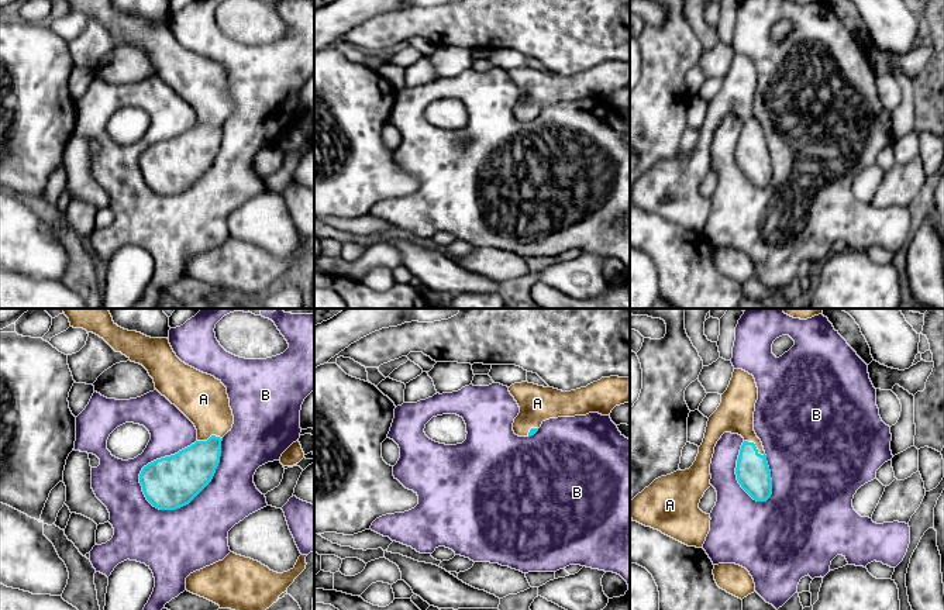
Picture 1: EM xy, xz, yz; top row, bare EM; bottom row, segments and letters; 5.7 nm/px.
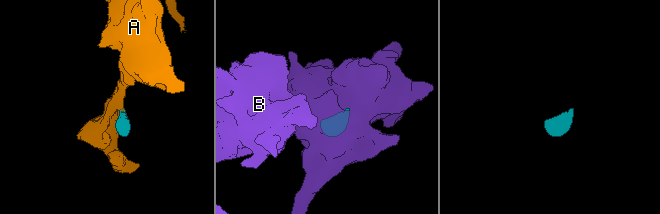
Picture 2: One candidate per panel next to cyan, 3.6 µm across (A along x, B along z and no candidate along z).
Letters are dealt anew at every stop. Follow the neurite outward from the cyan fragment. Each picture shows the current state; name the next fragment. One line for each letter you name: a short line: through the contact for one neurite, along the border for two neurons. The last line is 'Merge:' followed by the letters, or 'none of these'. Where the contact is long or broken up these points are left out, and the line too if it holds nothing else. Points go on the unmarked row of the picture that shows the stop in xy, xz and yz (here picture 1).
A: Line: yz (753, 157), (754, 130), (744, 110), (734, 99)
Merge: A

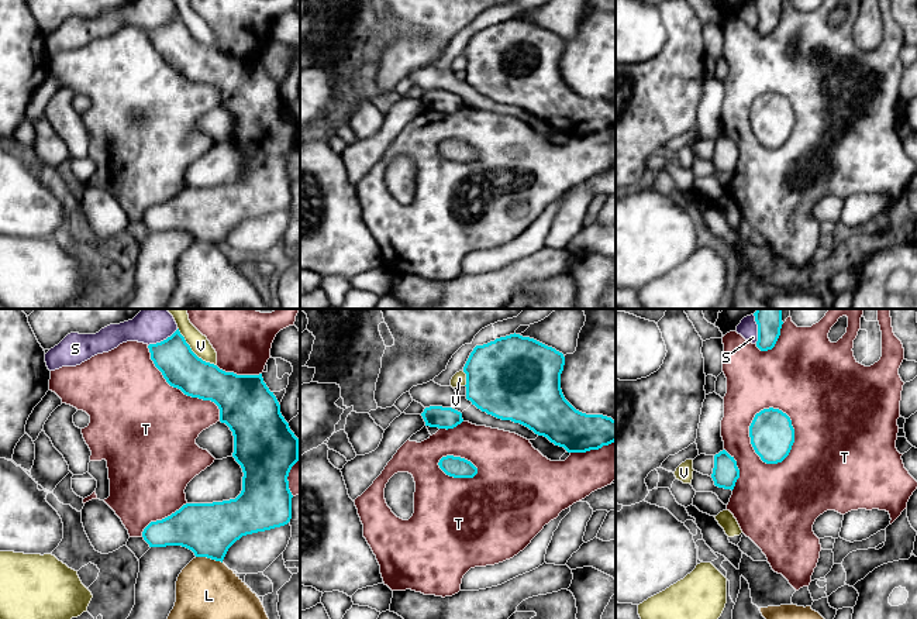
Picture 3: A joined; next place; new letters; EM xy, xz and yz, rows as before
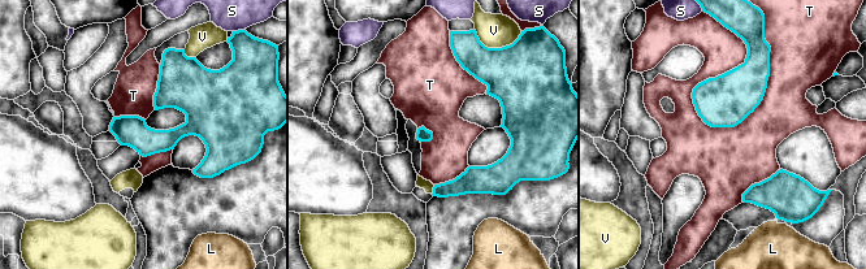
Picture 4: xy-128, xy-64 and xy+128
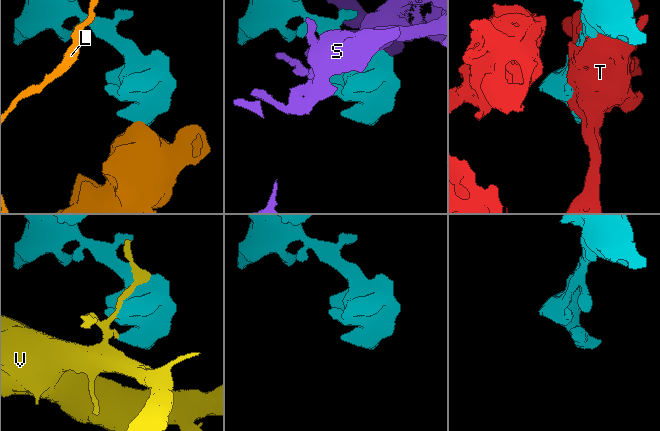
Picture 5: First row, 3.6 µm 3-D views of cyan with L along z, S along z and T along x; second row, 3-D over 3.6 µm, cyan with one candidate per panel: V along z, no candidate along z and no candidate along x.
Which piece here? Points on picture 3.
Merge: none of these

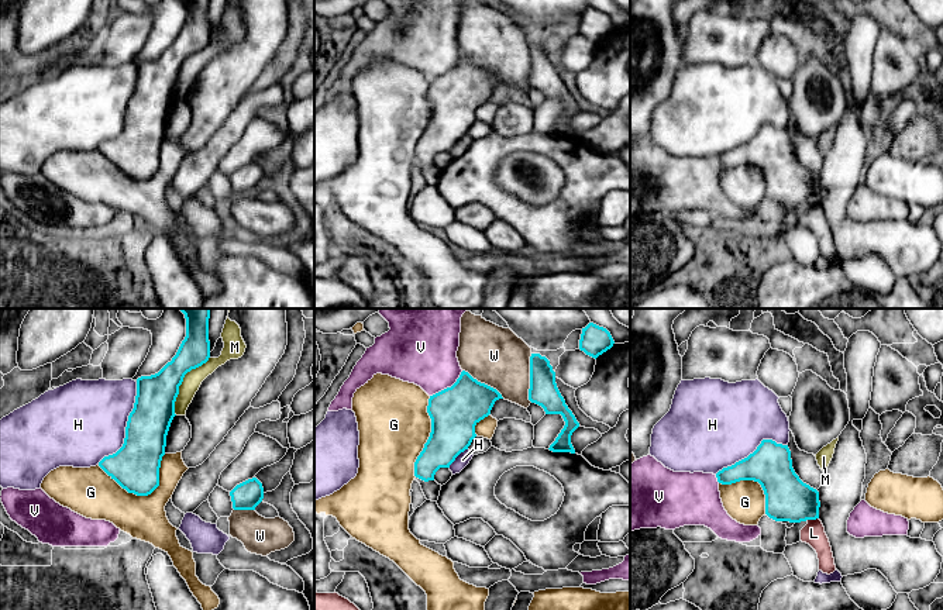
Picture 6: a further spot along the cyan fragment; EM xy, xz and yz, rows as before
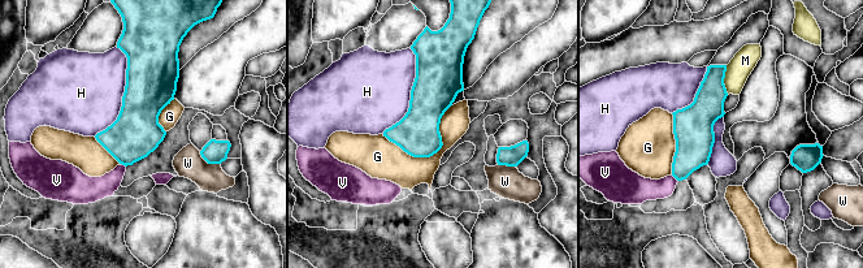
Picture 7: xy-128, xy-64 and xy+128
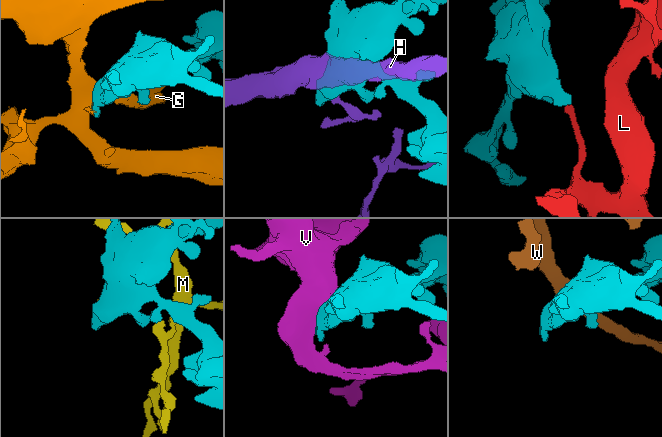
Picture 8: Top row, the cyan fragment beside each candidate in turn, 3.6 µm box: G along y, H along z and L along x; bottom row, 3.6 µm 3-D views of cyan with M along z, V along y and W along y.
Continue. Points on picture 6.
Merge: none of these

